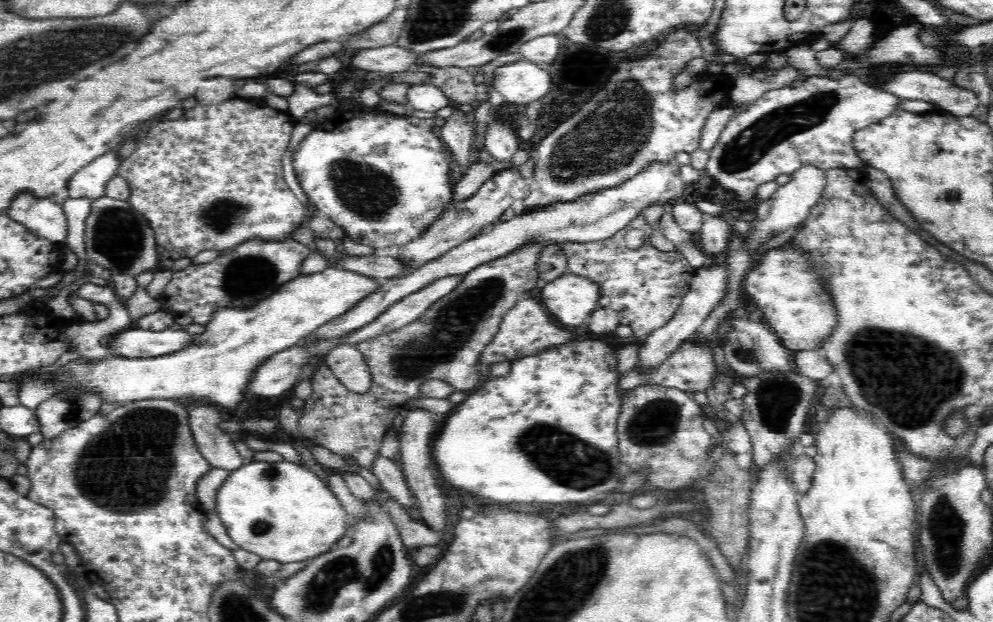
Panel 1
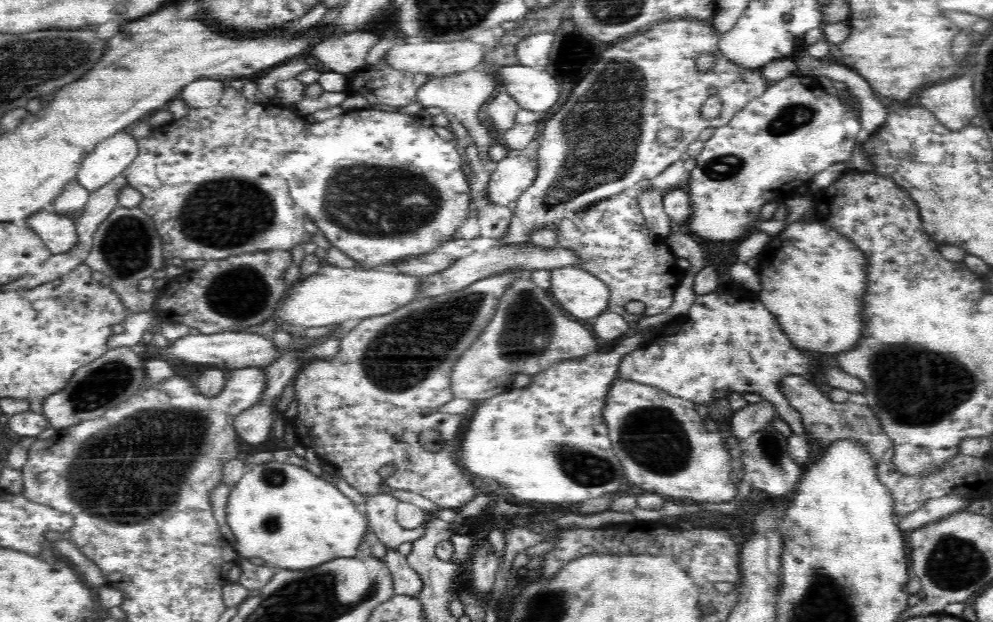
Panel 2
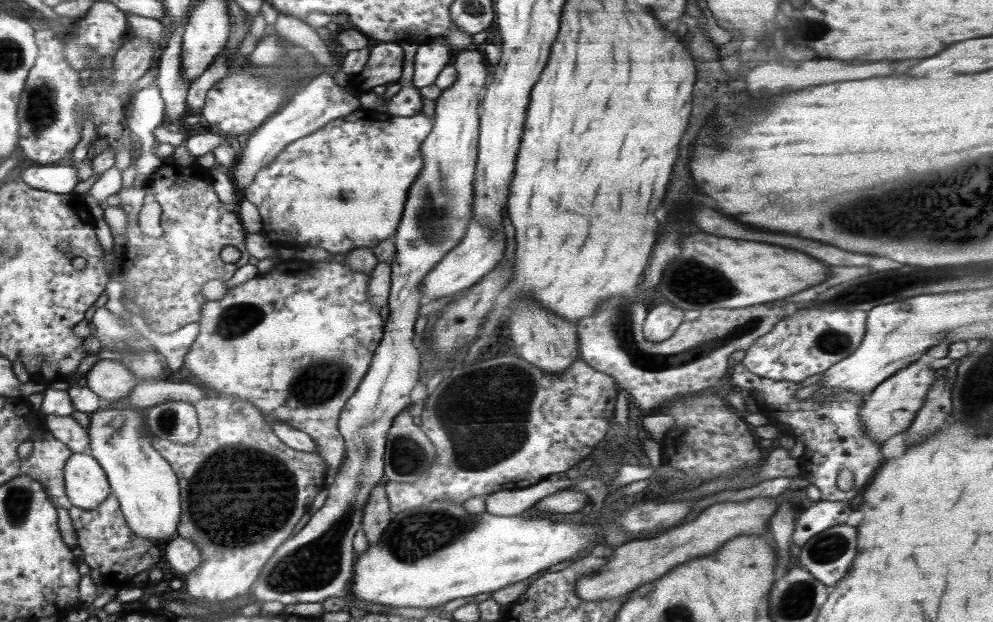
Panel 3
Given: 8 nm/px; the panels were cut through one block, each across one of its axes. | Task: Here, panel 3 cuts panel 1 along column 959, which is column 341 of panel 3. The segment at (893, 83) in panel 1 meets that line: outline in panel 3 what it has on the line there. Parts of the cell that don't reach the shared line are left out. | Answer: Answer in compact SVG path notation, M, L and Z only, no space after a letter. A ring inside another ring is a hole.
M320 72L320 76L315 74L311 78L310 82L306 82L306 88L294 92L296 96L290 102L286 102L276 114L256 128L254 133L242 139L242 151L237 156L236 168L230 174L240 198L243 199L244 189L252 183L256 172L272 162L290 142L316 132L330 120L350 116L361 109L359 96L349 88L343 89L338 86L328 72Z

